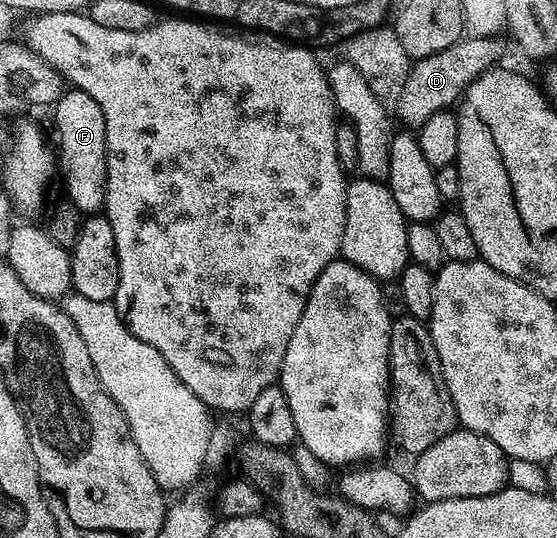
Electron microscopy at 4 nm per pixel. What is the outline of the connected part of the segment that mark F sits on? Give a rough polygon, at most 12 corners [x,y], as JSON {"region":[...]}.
{"region":[[87,93],[51,107],[64,198],[105,205],[107,125]]}

